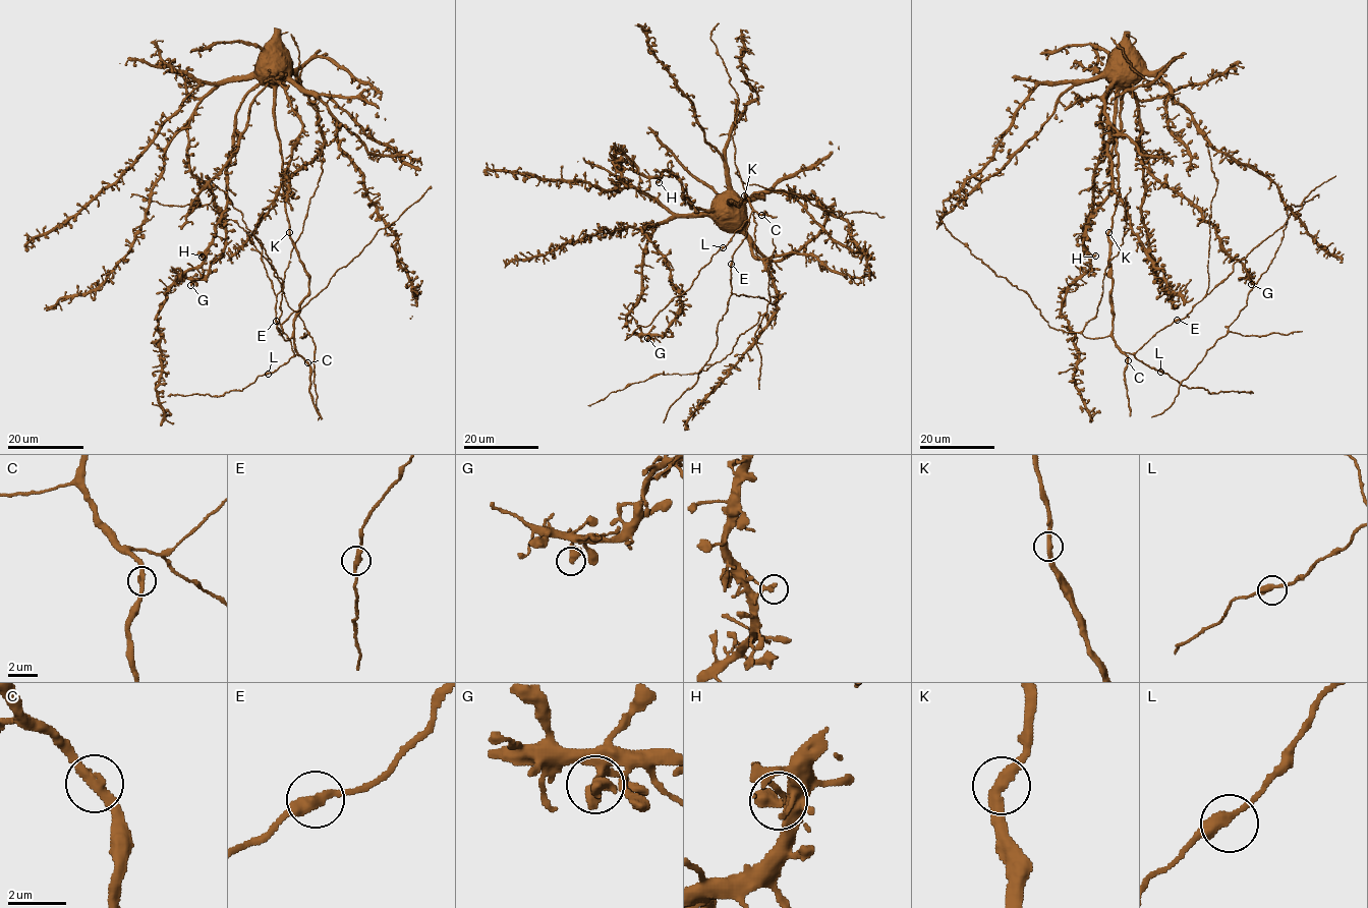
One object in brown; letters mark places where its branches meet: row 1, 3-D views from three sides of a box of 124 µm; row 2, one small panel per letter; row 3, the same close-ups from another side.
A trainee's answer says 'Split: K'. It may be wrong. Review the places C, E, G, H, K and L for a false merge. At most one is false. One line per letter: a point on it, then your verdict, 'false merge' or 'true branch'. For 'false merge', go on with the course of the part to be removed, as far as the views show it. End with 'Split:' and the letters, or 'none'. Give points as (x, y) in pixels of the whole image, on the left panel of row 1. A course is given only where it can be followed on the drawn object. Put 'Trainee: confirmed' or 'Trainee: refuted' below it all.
C: (307, 362) | true branch
E: (276, 321) | true branch
G: (190, 285) | true branch
H: (202, 257) | true branch
K: (289, 232) | true branch
L: (268, 374) | true branch
Split: none
Trainee: refuted

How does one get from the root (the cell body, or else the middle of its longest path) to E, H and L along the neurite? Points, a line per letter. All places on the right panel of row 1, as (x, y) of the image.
E: (1114, 67), (1119, 195), (1108, 233), (1113, 339), (1124, 352), (1136, 352), (1177, 320)
H: (1114, 67), (1123, 104), (1112, 155), (1112, 193), (1090, 218), (1083, 241), (1087, 253), (1095, 256)
L: (1114, 67), (1119, 195), (1108, 233), (1113, 339), (1124, 352), (1132, 353), (1160, 372)

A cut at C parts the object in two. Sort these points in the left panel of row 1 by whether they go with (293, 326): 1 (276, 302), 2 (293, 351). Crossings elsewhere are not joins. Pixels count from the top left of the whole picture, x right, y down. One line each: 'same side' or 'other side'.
1: same side
2: same side

